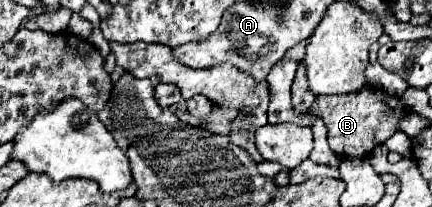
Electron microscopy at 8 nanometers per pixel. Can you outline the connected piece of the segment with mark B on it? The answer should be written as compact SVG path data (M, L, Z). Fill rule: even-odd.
M369 86L353 94L319 95L311 106L311 112L321 116L327 124L327 140L331 150L341 158L353 158L369 154L373 146L383 144L389 136L393 136L397 130L397 120L403 112L407 112L407 108L399 98Z

